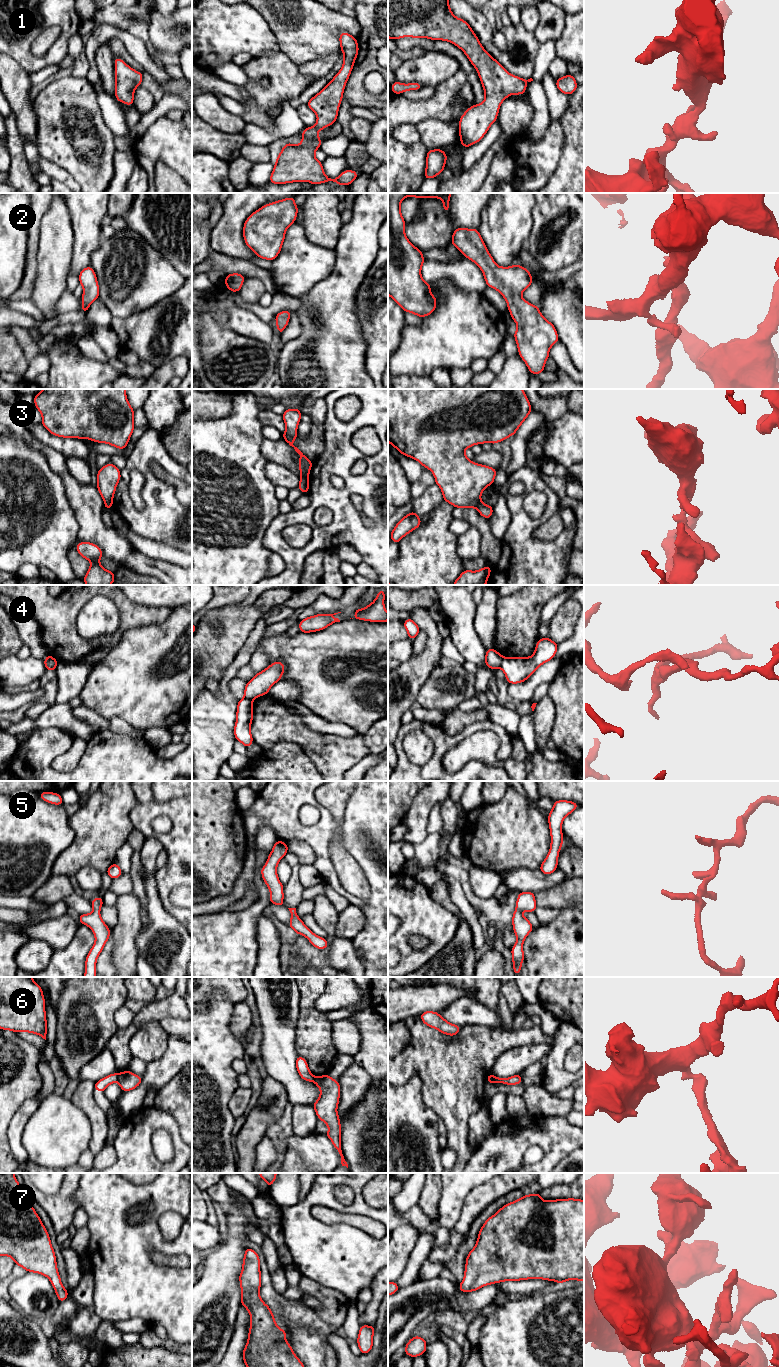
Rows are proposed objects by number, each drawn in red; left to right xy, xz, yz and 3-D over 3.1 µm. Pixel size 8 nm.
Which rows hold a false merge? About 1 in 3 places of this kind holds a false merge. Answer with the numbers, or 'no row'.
3, 4, 6

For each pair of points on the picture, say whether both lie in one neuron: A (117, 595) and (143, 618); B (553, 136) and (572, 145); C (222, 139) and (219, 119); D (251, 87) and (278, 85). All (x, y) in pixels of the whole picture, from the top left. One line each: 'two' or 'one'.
A: one
B: two
C: two
D: one

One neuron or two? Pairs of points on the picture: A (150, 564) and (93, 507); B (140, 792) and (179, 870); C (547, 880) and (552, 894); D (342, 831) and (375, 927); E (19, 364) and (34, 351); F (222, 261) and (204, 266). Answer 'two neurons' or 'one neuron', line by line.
A: one neuron
B: one neuron
C: two neurons
D: one neuron
E: two neurons
F: two neurons

